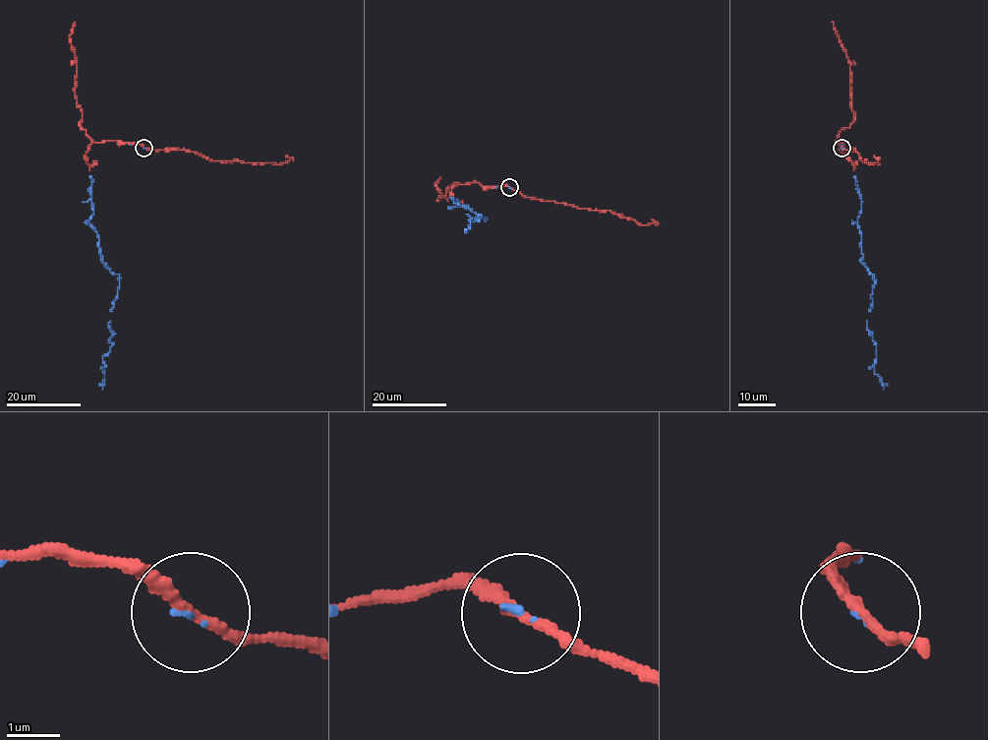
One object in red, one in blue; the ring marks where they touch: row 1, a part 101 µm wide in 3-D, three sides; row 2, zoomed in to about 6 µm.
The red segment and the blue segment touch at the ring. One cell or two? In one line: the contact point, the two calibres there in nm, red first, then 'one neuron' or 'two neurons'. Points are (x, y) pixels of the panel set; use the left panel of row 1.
(144, 148) | 190/60 nm | one neuron

